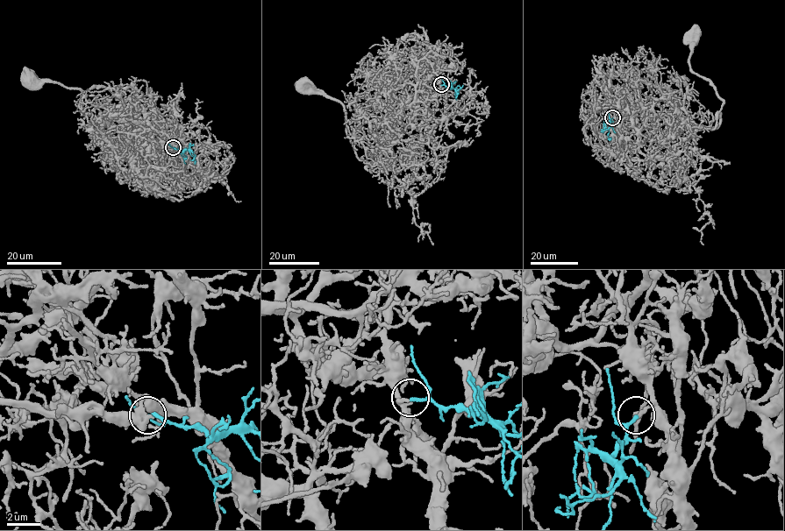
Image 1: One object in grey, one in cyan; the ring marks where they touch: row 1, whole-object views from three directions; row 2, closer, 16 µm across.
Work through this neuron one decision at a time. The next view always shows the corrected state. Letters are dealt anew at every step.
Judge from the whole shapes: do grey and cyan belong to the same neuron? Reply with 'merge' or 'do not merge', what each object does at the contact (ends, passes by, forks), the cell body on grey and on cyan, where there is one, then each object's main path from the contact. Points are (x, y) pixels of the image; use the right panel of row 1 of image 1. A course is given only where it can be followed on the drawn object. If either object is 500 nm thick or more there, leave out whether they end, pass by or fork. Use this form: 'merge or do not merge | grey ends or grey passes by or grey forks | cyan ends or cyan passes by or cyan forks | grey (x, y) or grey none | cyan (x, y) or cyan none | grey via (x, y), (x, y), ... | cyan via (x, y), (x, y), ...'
merge | grey ends | cyan ends | grey (693, 35) | cyan none | grey via (612, 117), (624, 157), (637, 160), (665, 154), (710, 124), (724, 102), (710, 82), (693, 74), (691, 35) | cyan via (612, 117), (607, 135), (610, 140)

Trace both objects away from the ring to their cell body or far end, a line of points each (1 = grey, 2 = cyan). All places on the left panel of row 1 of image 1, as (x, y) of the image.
1: (173, 147), (183, 151), (189, 176), (171, 158), (160, 116), (138, 95), (27, 81)
2: (173, 147), (187, 151), (195, 164)

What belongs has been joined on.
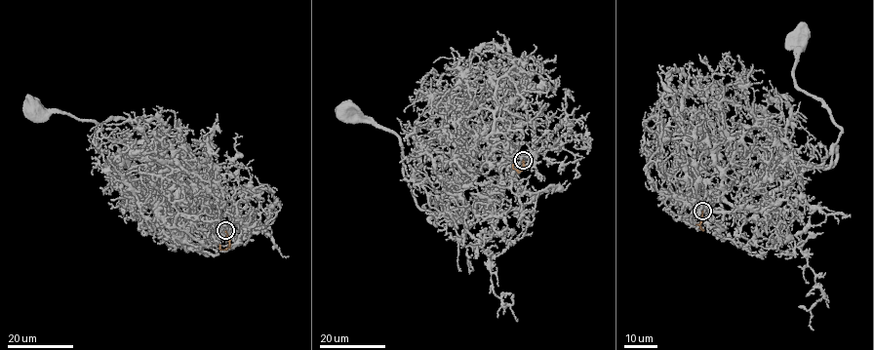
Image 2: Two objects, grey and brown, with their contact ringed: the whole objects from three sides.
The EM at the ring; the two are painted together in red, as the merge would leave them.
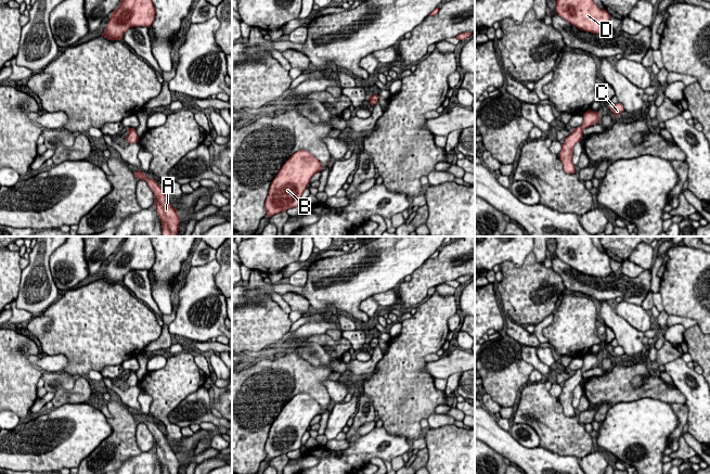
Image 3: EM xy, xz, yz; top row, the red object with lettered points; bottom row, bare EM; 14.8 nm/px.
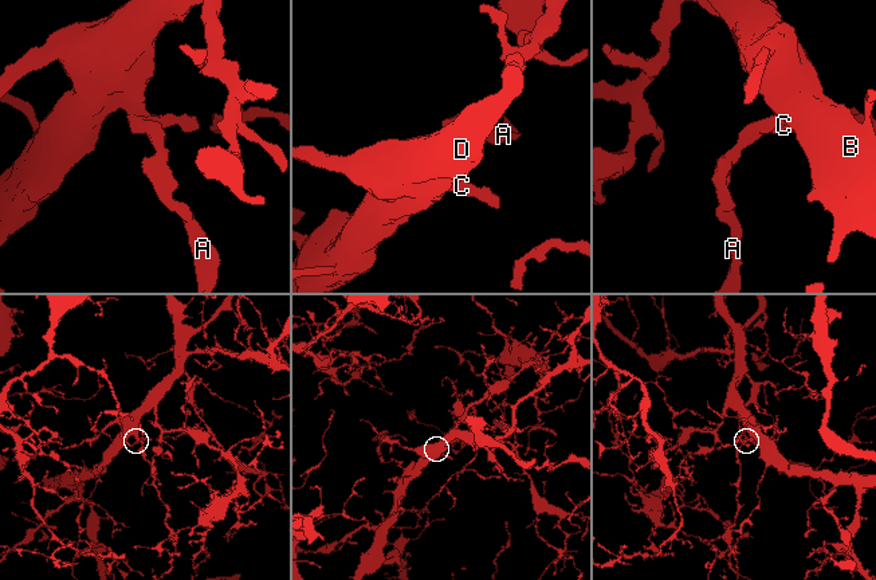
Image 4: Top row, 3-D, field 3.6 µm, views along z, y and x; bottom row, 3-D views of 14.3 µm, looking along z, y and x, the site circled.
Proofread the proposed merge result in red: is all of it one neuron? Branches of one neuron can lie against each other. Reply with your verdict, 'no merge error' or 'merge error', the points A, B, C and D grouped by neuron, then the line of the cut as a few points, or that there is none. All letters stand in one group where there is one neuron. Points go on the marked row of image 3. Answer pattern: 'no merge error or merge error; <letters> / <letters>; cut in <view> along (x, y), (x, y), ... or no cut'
no merge error; A B C D; no cut

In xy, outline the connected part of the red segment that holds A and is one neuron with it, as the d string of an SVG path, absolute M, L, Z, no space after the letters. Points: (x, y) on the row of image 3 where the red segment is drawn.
M141 170L135 171L134 176L138 179L145 180L147 185L154 193L154 206L162 221L163 236L178 236L180 223L178 210L170 205L163 189L154 179L150 179L146 174L143 174Z

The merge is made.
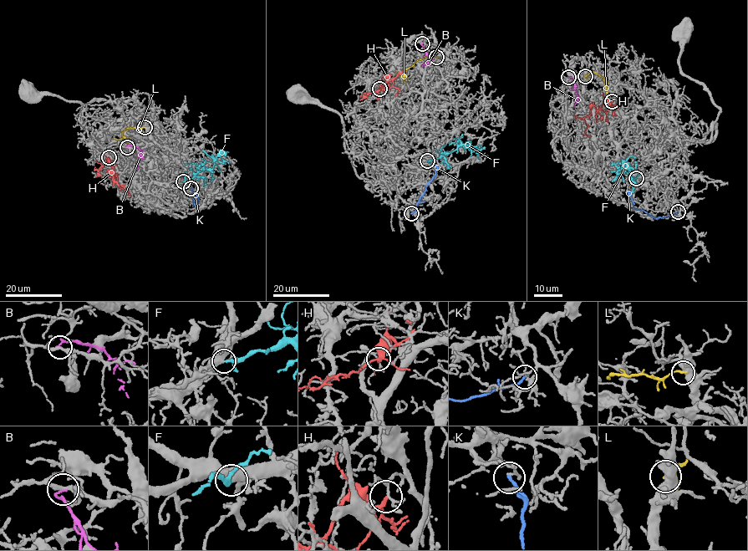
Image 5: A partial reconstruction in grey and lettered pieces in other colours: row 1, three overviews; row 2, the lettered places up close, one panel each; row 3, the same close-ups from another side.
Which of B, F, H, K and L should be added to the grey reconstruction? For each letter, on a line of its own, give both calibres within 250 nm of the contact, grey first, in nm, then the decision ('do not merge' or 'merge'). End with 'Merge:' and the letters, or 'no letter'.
B: calibres 200 and 130 nm; do not merge
F: calibres 500 and 220 nm; merge
H: calibres 150 and 170 nm; do not merge
K: calibres 190 and 200 nm; do not merge
L: calibres 600 and 170 nm; do not merge
Merge: F

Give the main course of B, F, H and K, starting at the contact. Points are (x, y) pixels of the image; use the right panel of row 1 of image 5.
B: (568, 77), (577, 93), (577, 101), (574, 107)
F: (637, 178), (622, 169), (619, 171), (627, 165), (623, 173), (616, 175)
H: (612, 100), (605, 102), (598, 109), (593, 105), (584, 119), (587, 125), (585, 133), (590, 136)
K: (678, 211), (664, 217), (653, 217), (633, 208), (628, 191)

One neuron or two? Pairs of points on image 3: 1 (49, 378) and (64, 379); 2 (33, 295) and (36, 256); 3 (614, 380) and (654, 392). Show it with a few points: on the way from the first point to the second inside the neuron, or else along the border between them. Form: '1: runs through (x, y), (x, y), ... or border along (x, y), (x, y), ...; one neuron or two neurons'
1: runs through (52, 379), (61, 379); one neuron
2: runs through (36, 285), (36, 266); one neuron
3: runs through (623, 389), (625, 392), (644, 392); one neuron

